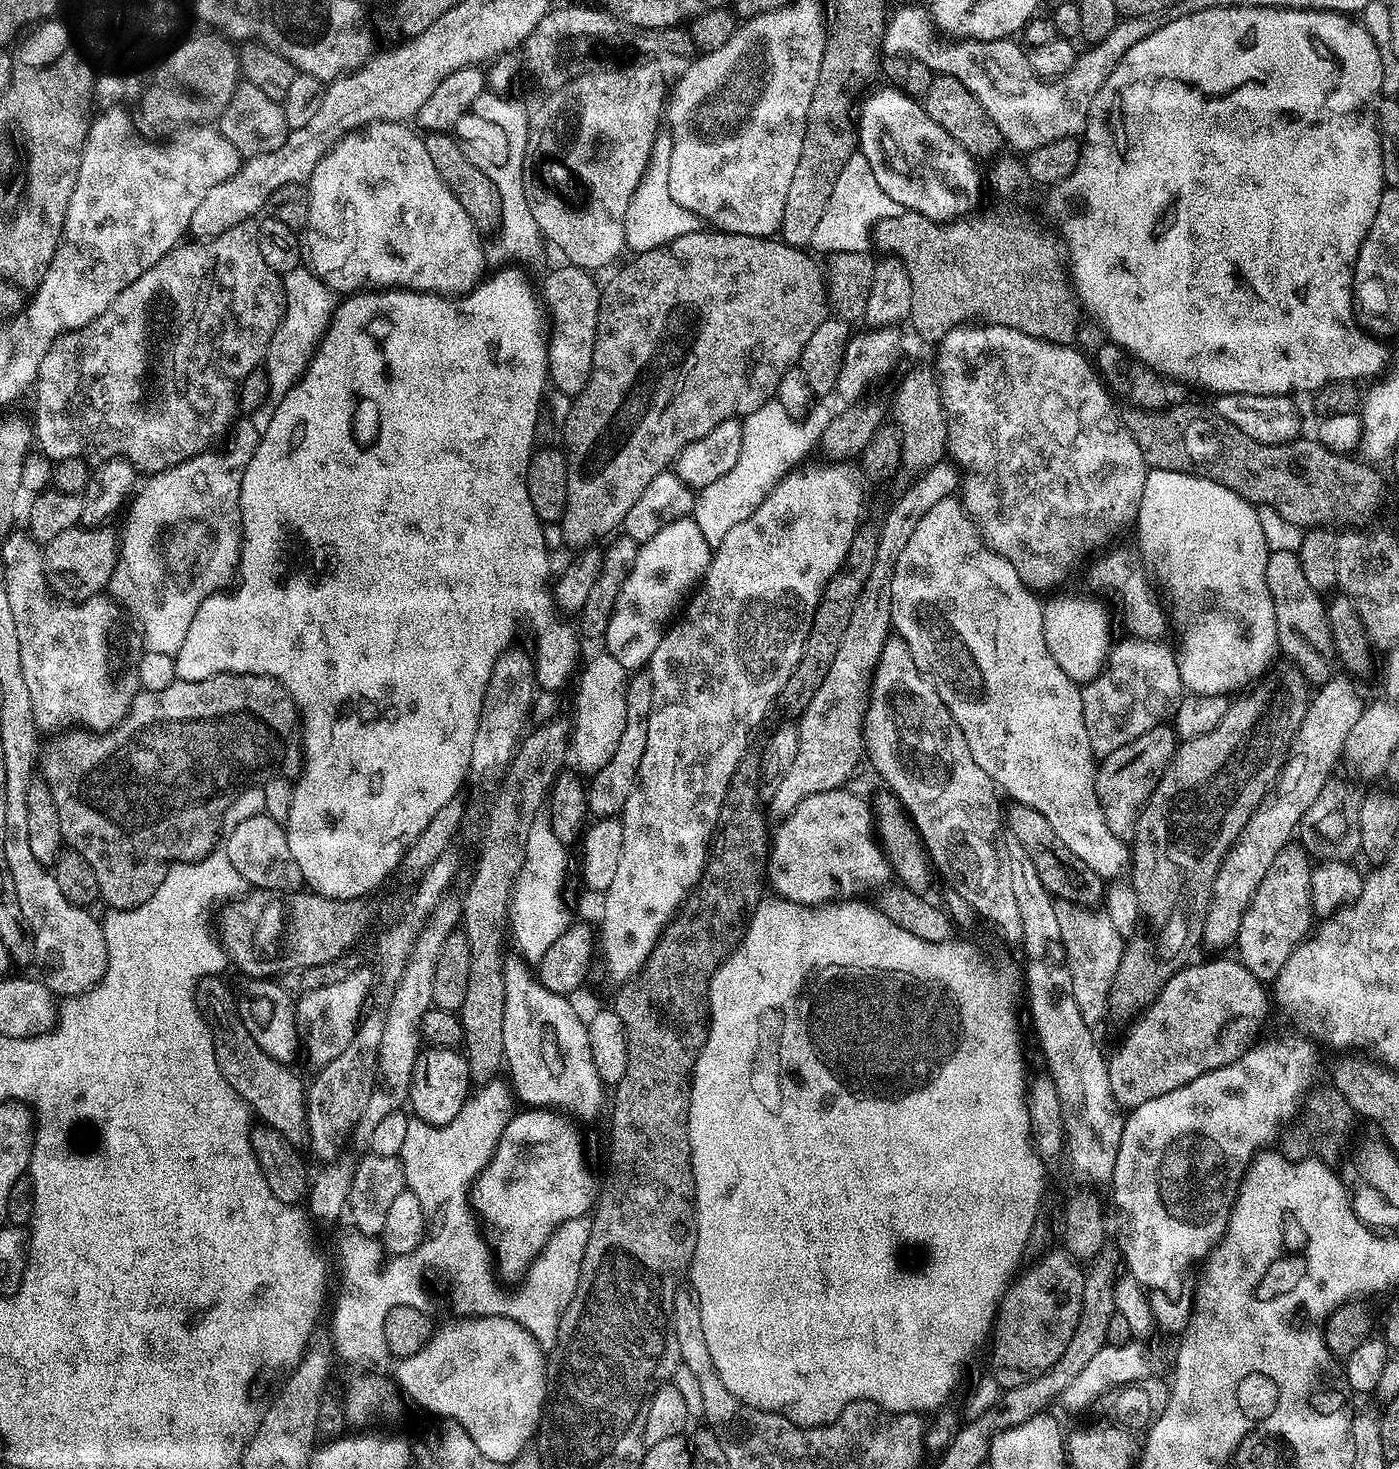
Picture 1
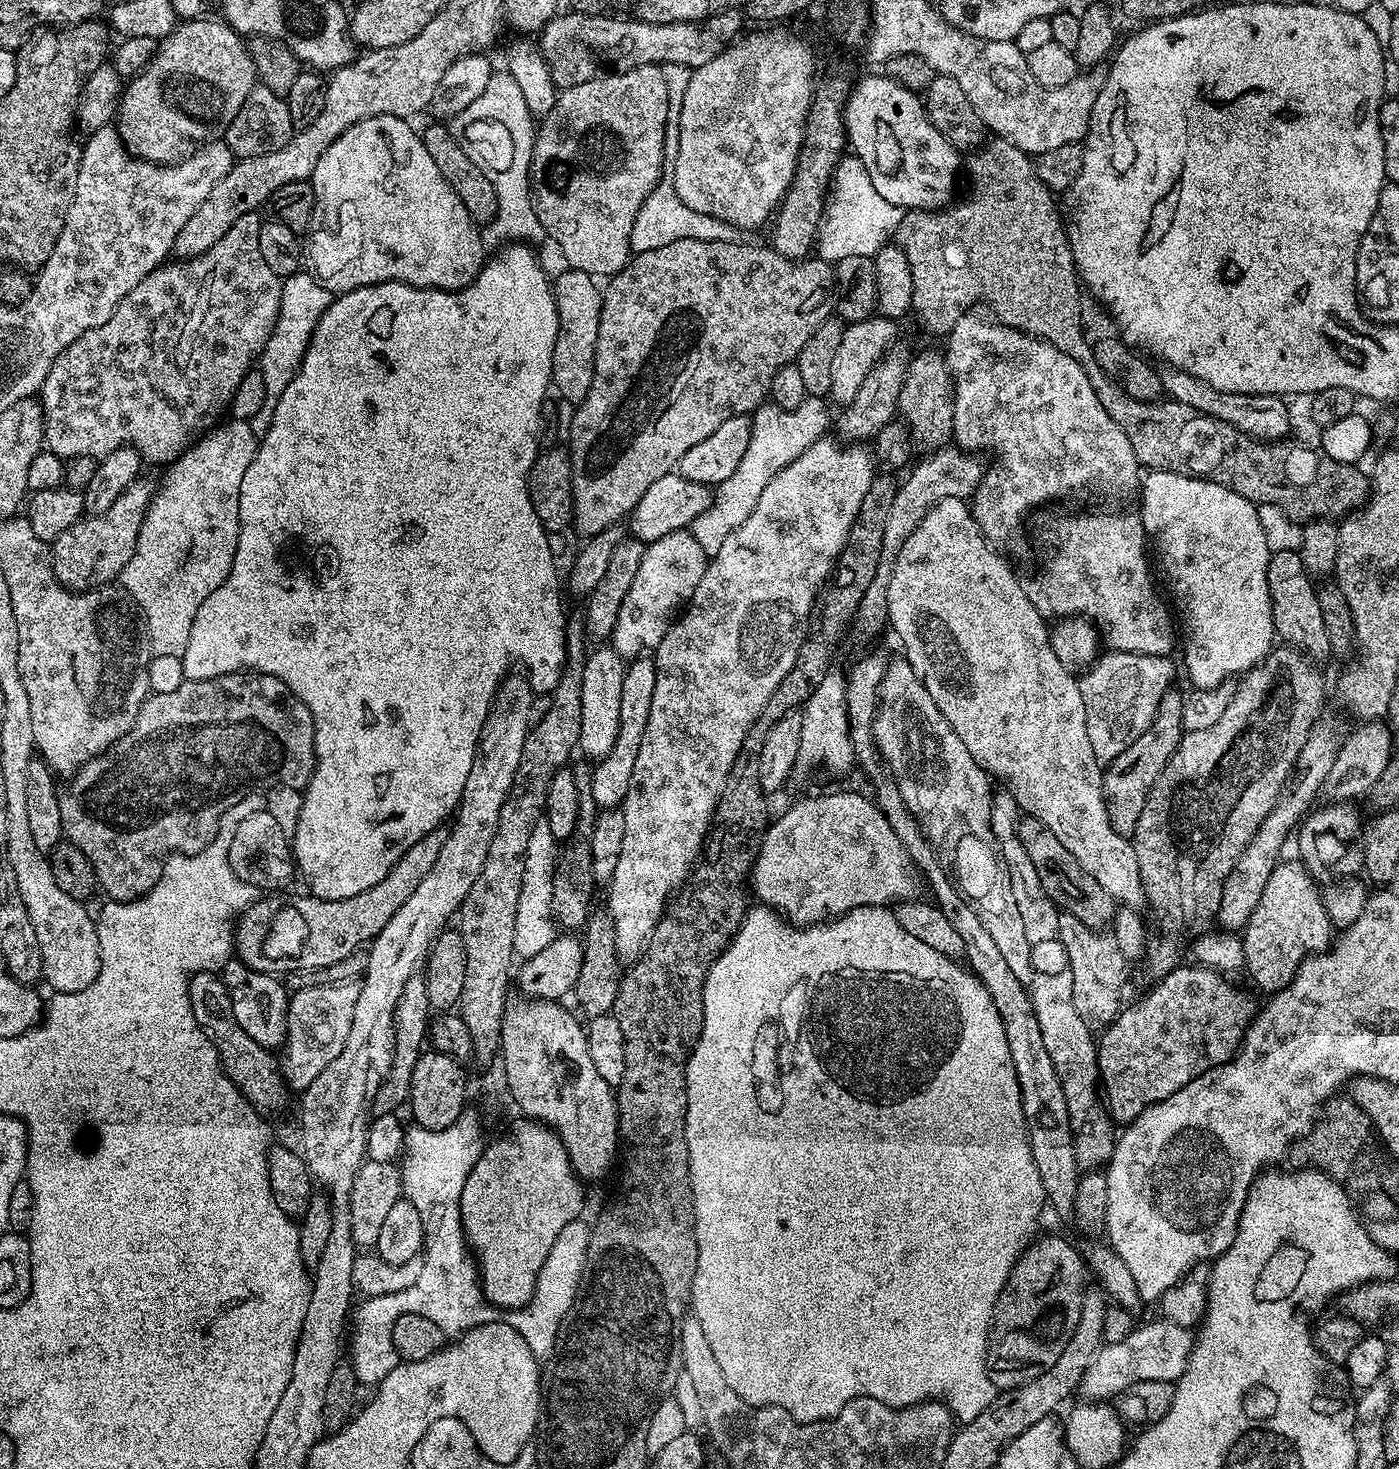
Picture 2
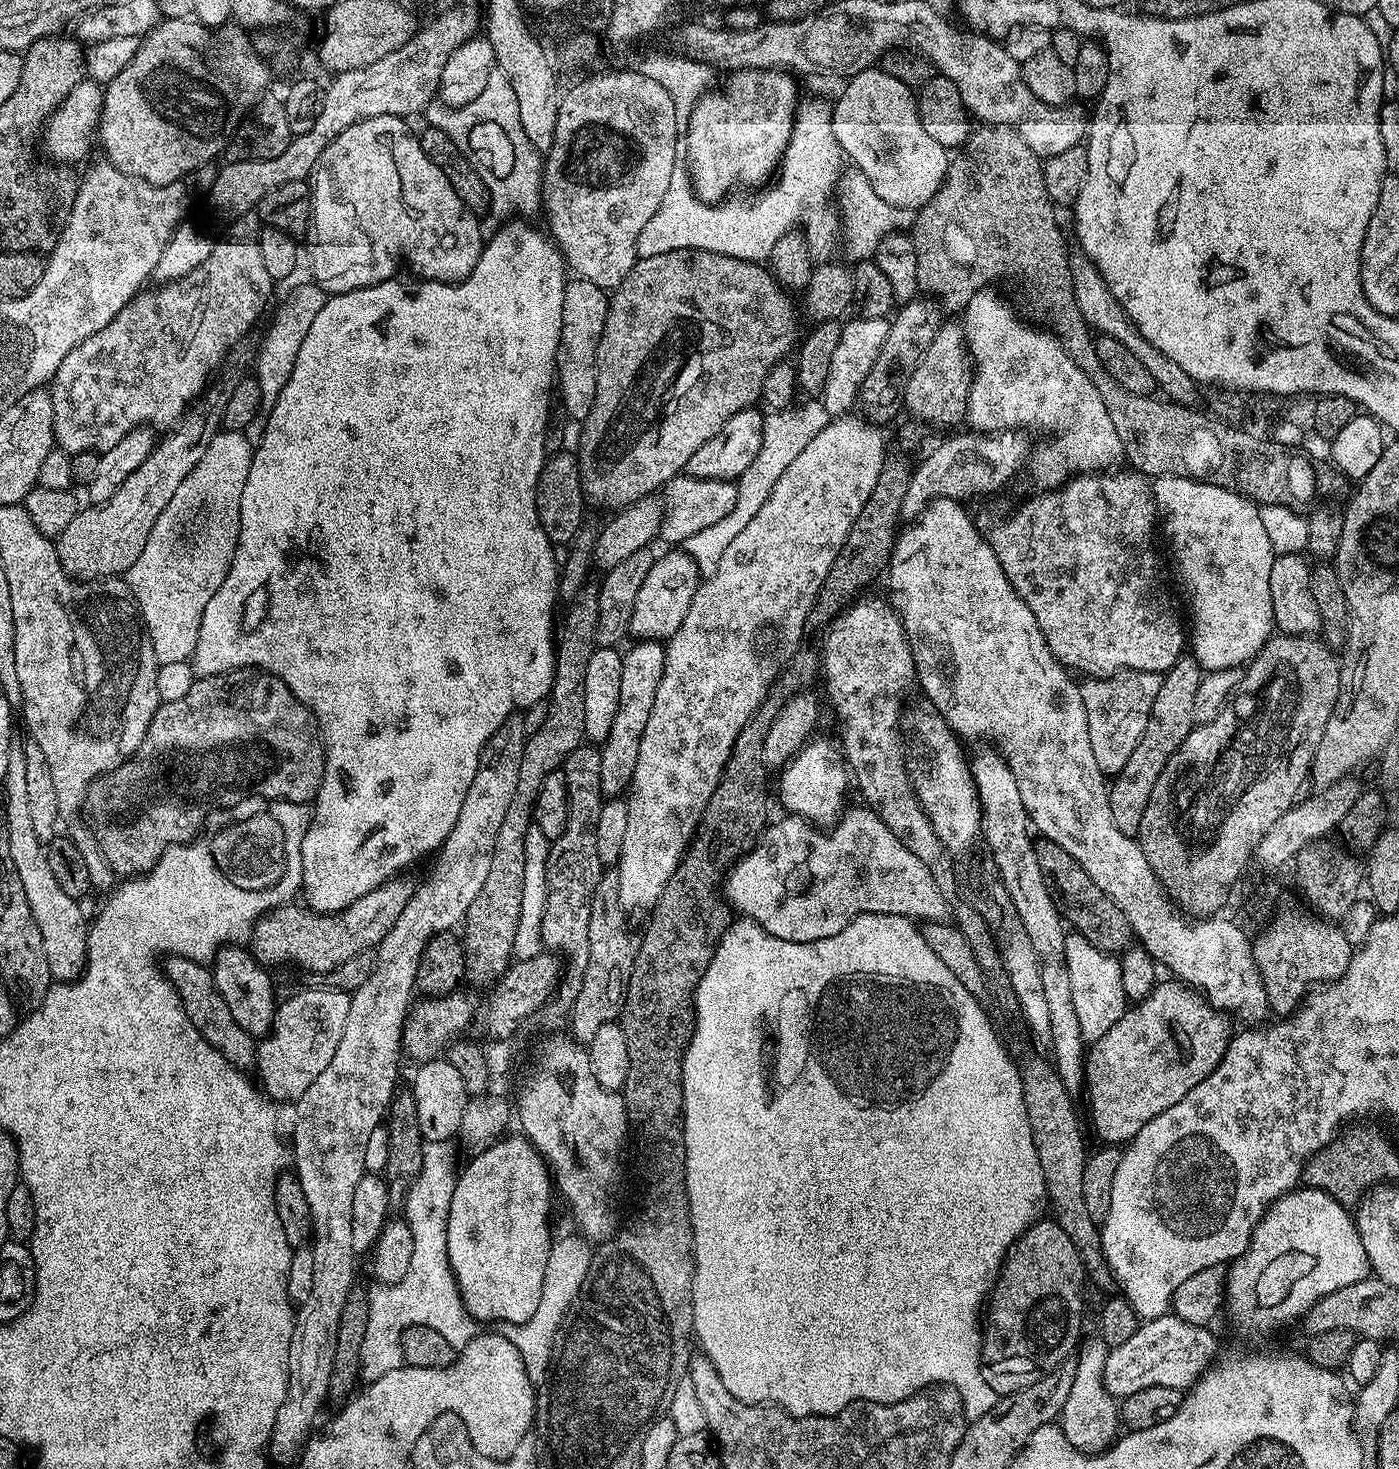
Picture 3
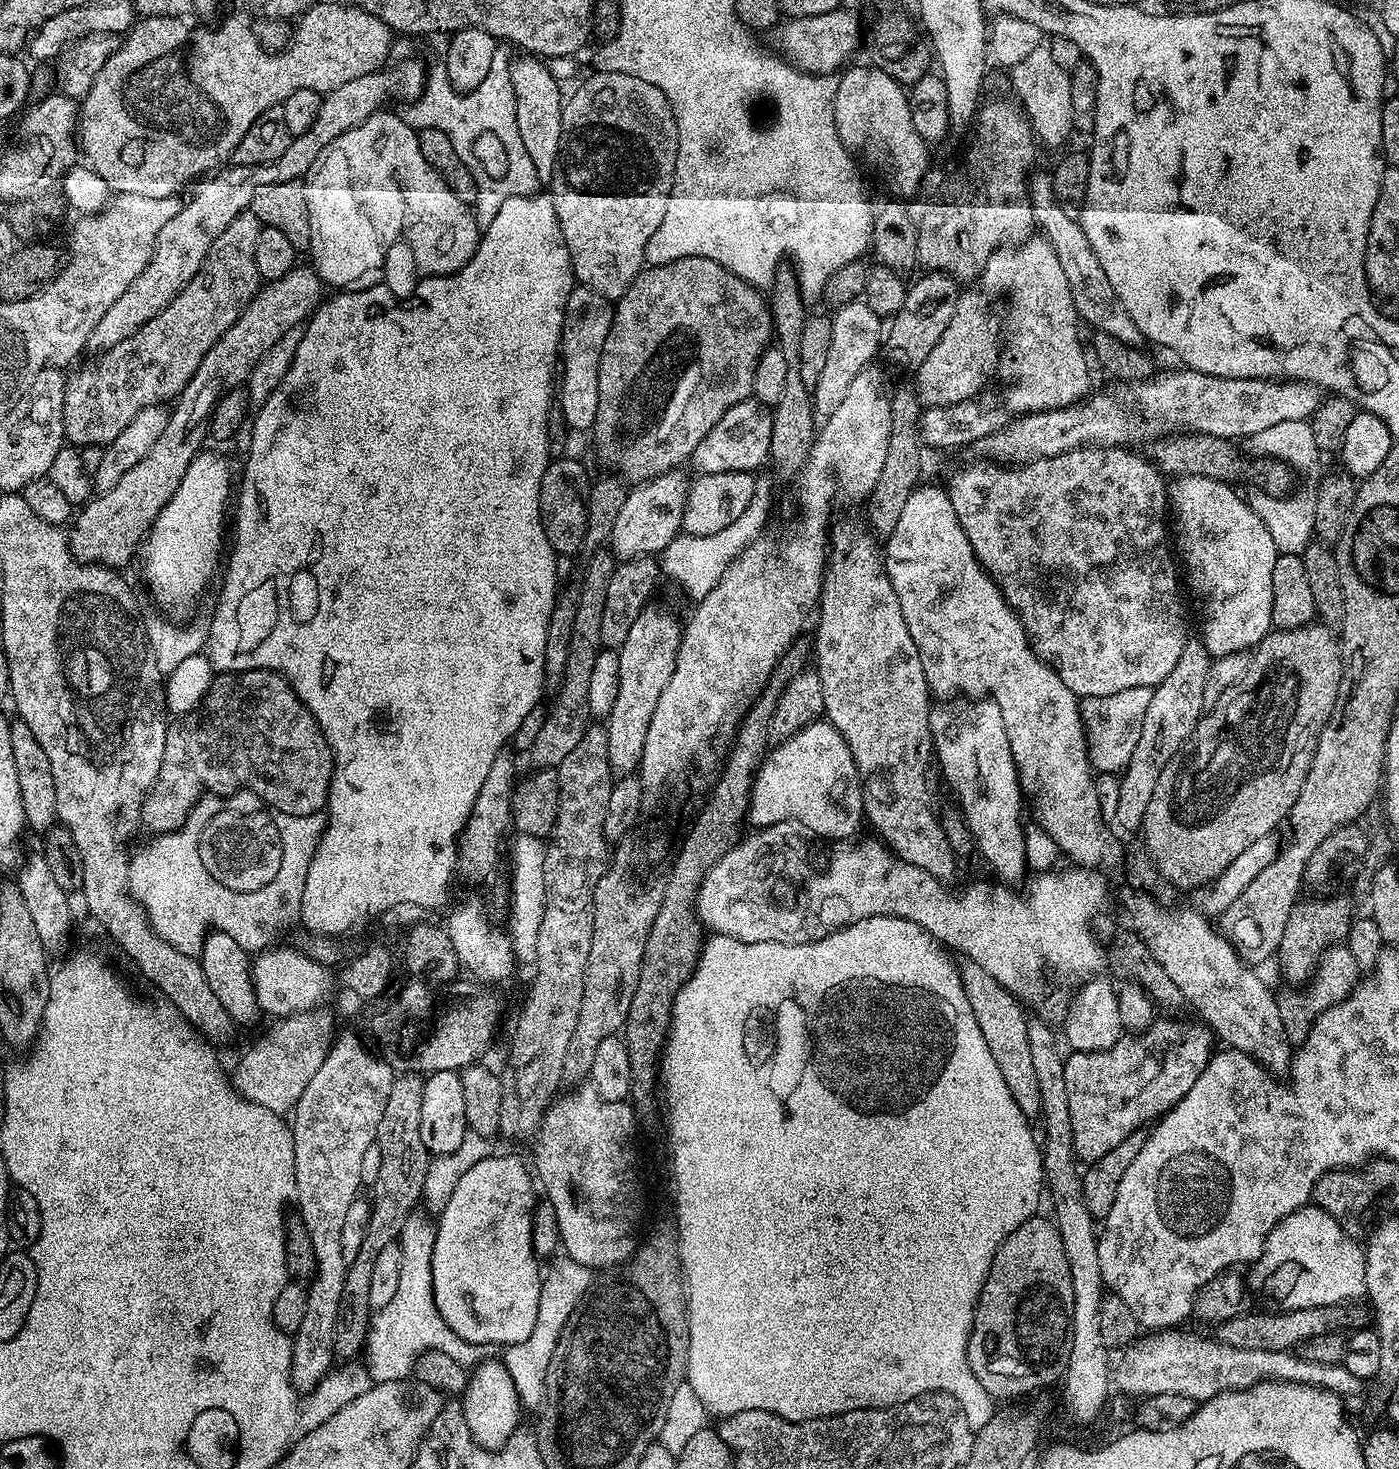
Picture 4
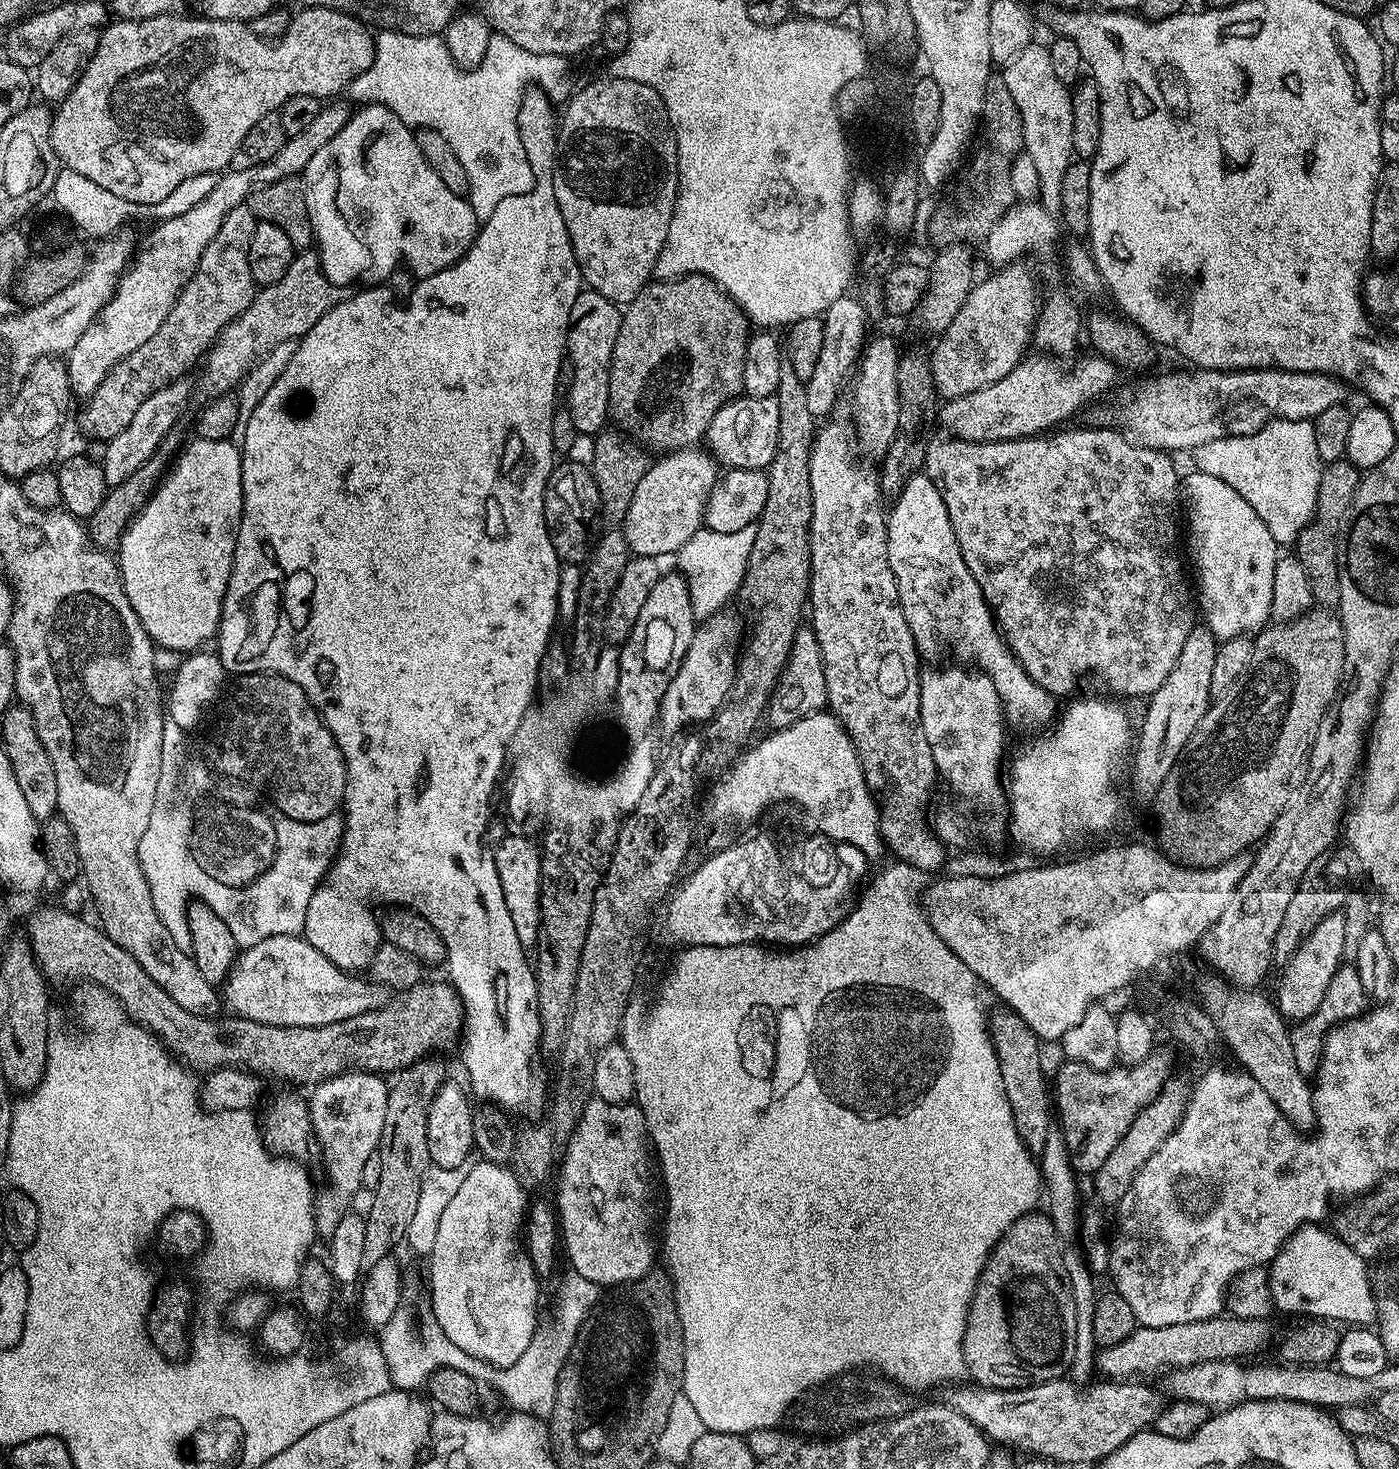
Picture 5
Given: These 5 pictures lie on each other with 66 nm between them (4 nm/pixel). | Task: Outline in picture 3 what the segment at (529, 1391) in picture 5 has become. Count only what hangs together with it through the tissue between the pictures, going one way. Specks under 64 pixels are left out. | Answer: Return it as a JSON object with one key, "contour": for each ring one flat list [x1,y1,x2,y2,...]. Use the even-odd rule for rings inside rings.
{"contour":[[573,1234,555,1241,552,1253,546,1262,546,1278,542,1282,542,1298,538,1318,527,1325,526,1330,520,1330,514,1336,514,1343,520,1352,522,1362,526,1366,528,1376,534,1382,543,1381,548,1364,552,1361,552,1344,556,1341,556,1331,564,1320,564,1315,578,1298,582,1286,586,1282,586,1274,590,1270,593,1249,589,1247,583,1236]]}

